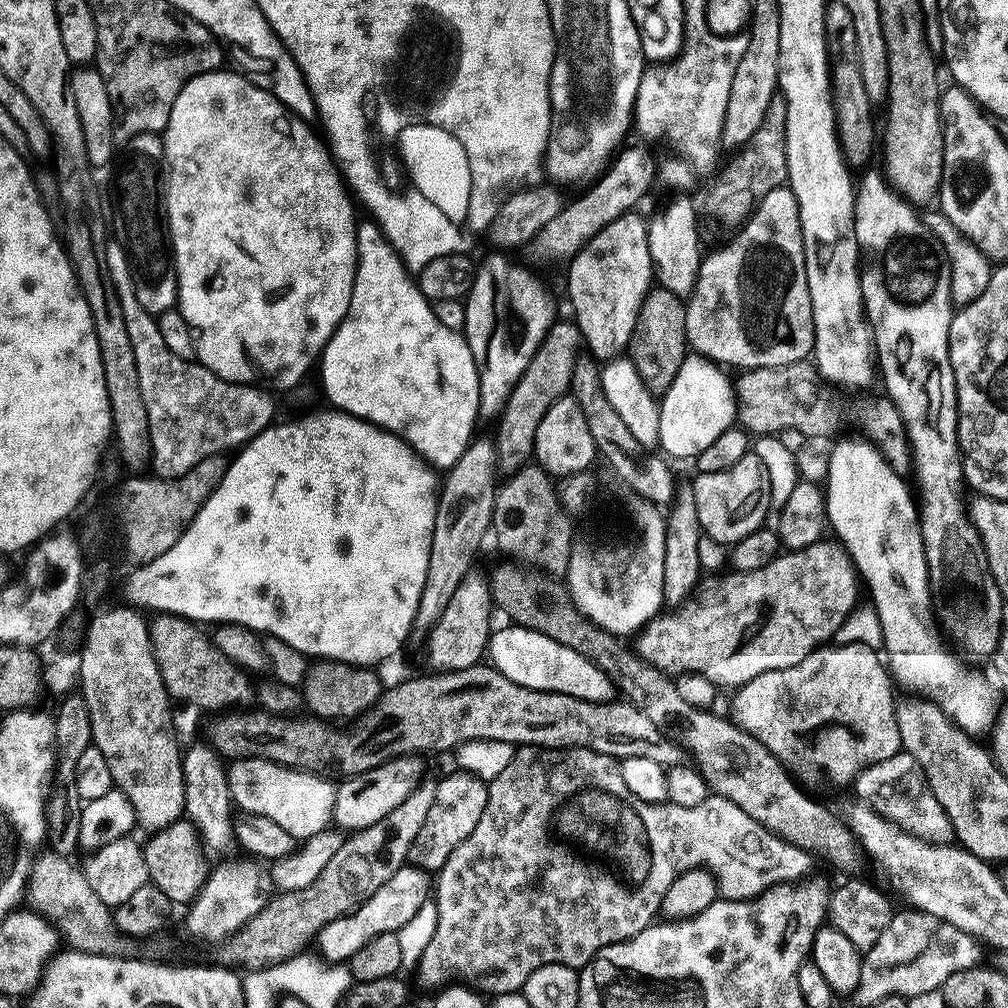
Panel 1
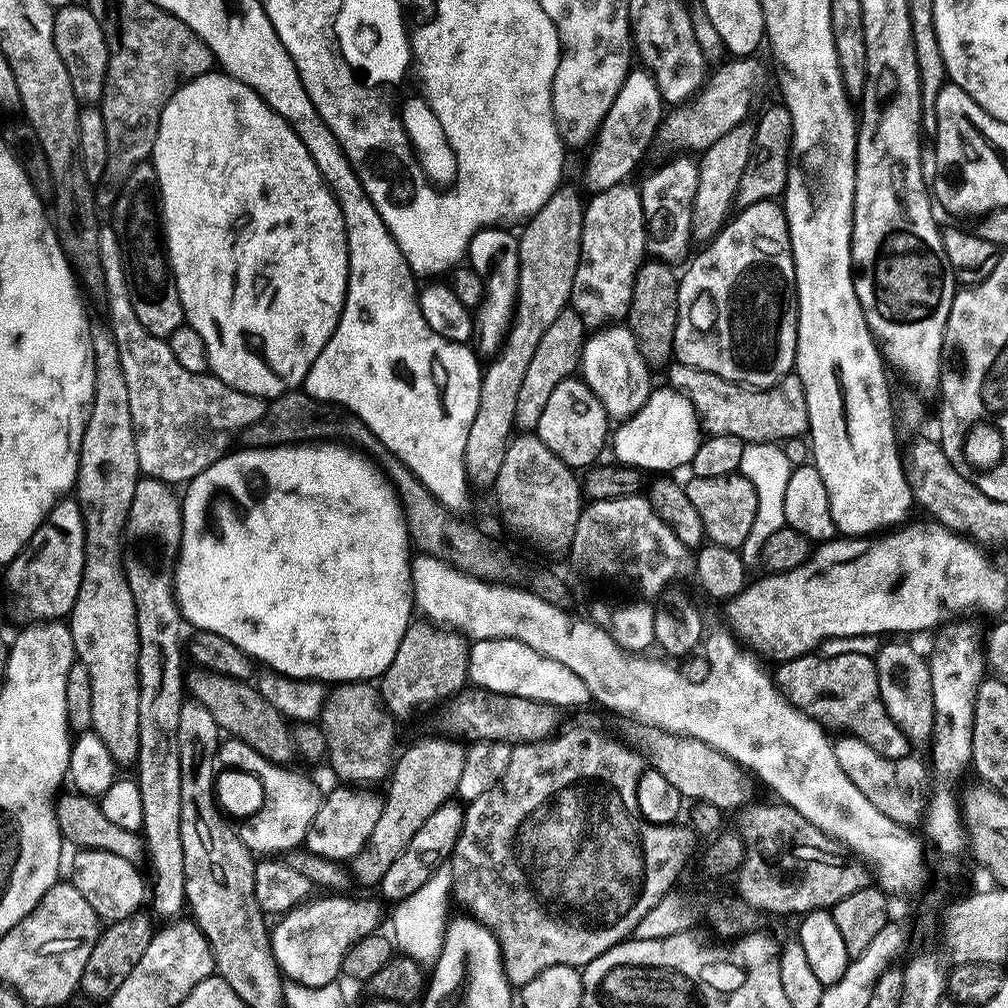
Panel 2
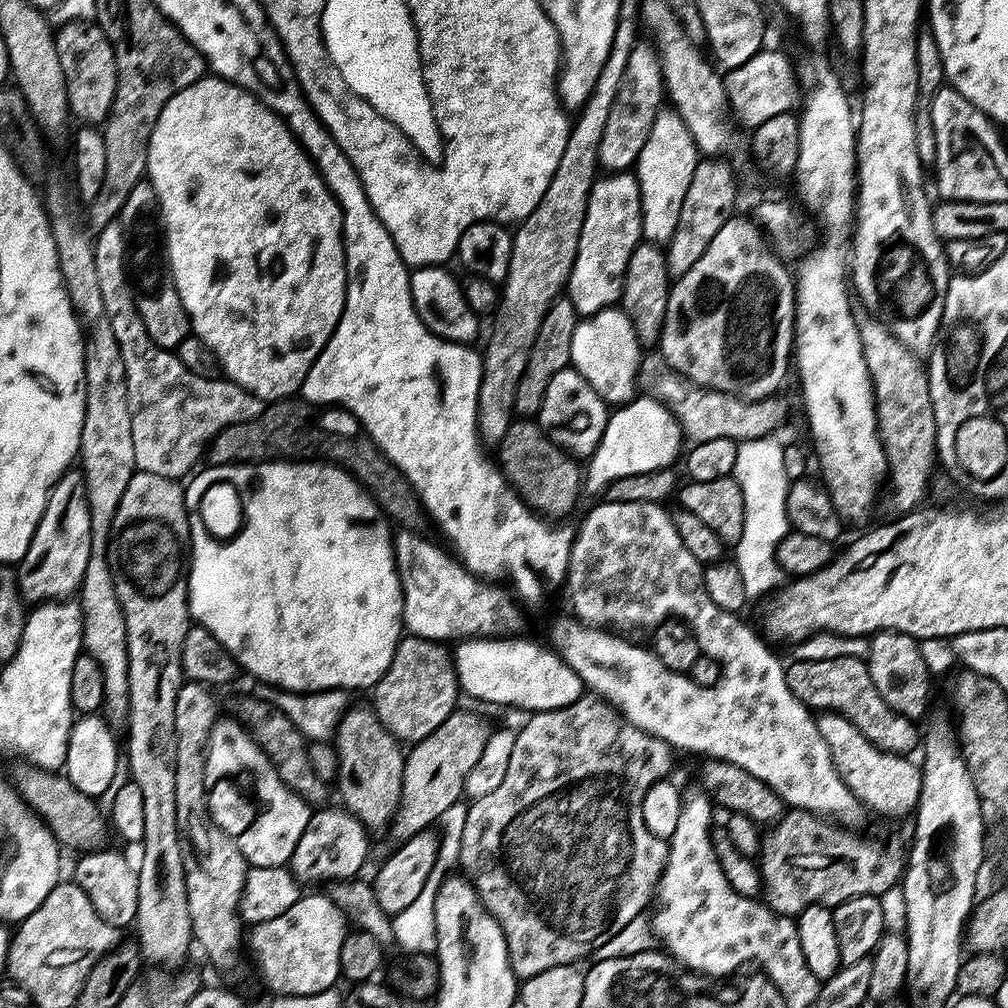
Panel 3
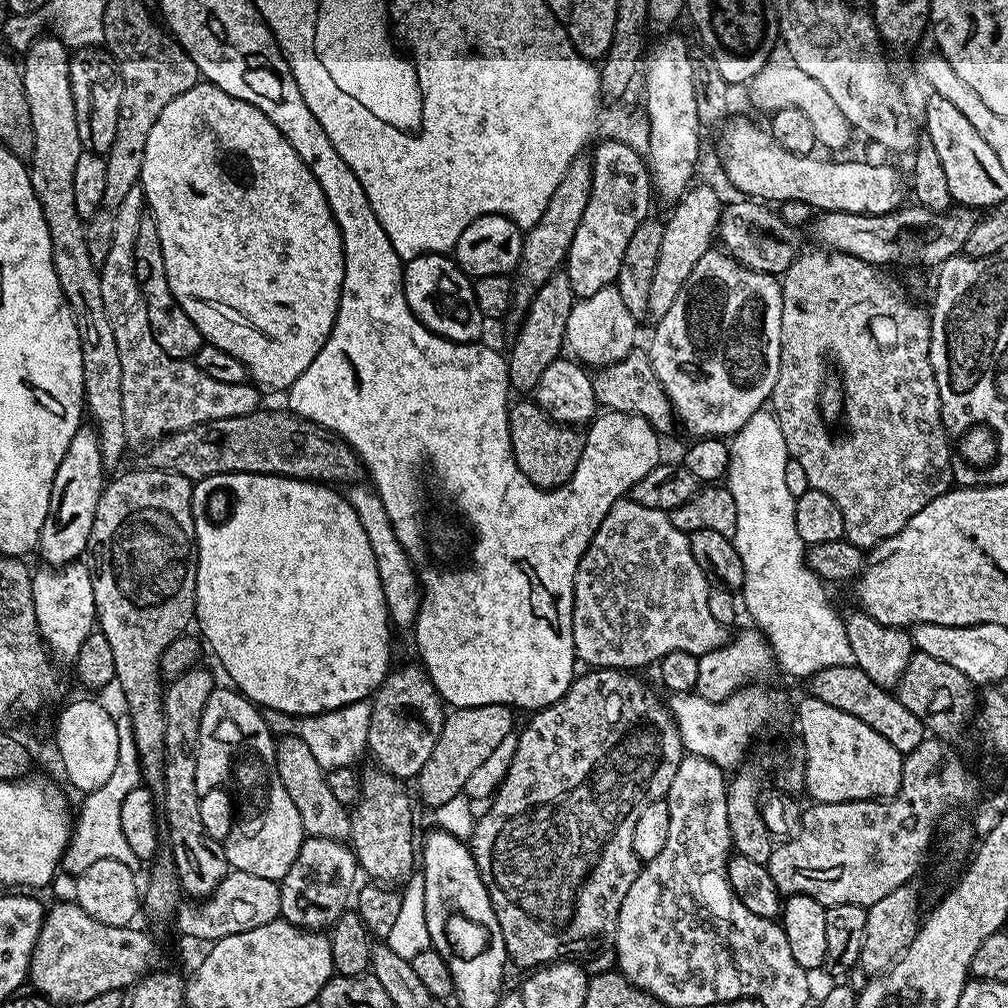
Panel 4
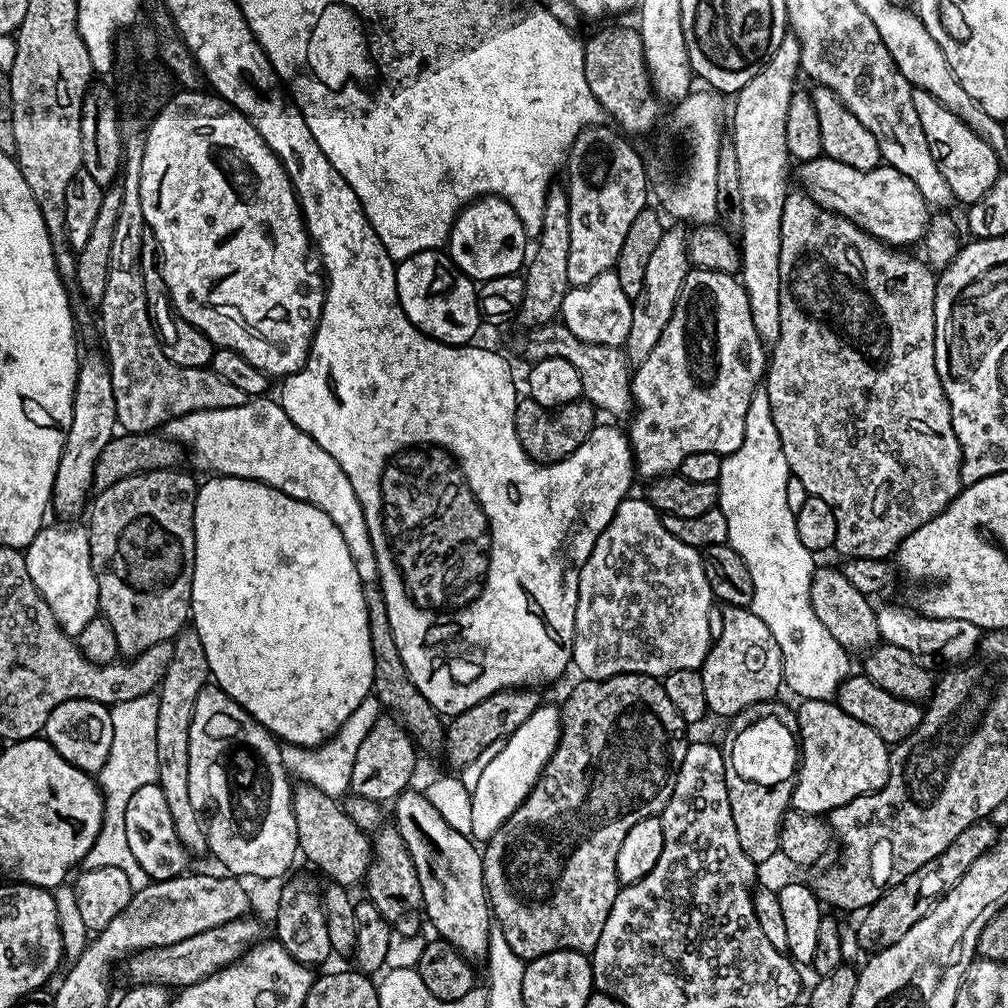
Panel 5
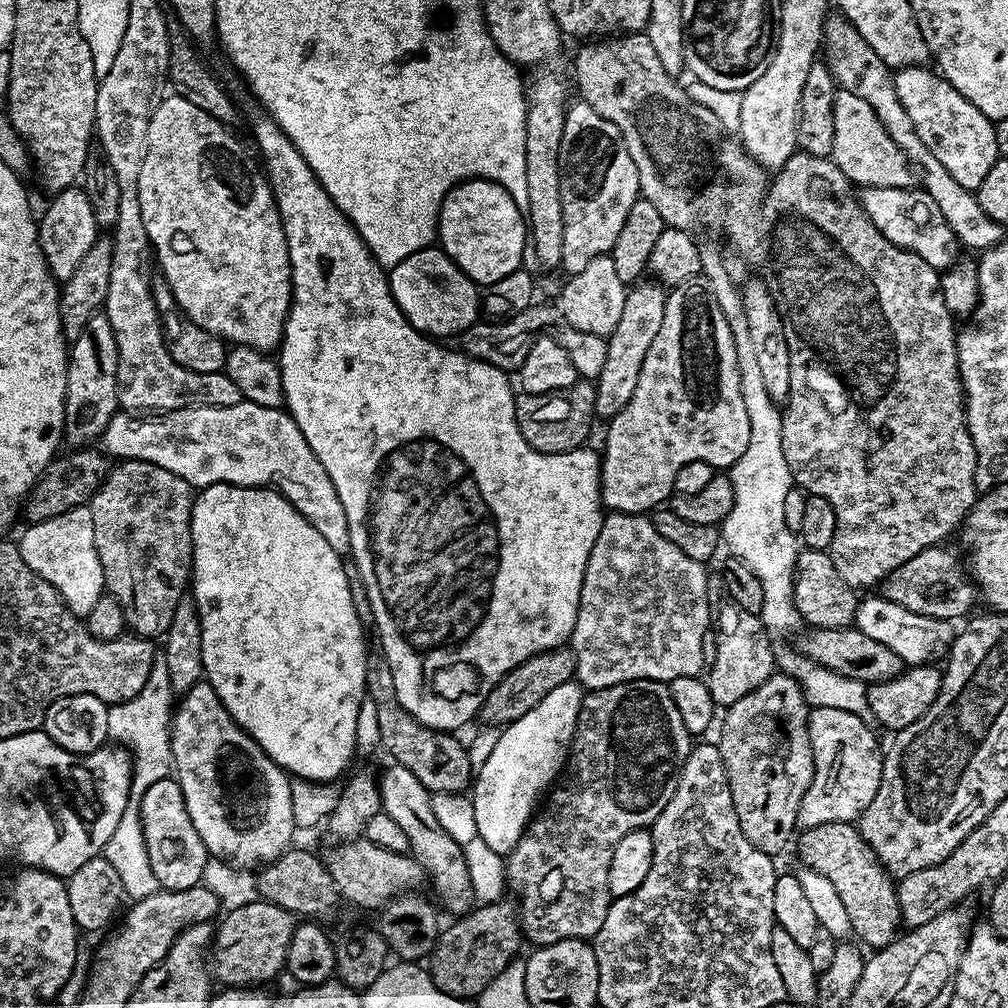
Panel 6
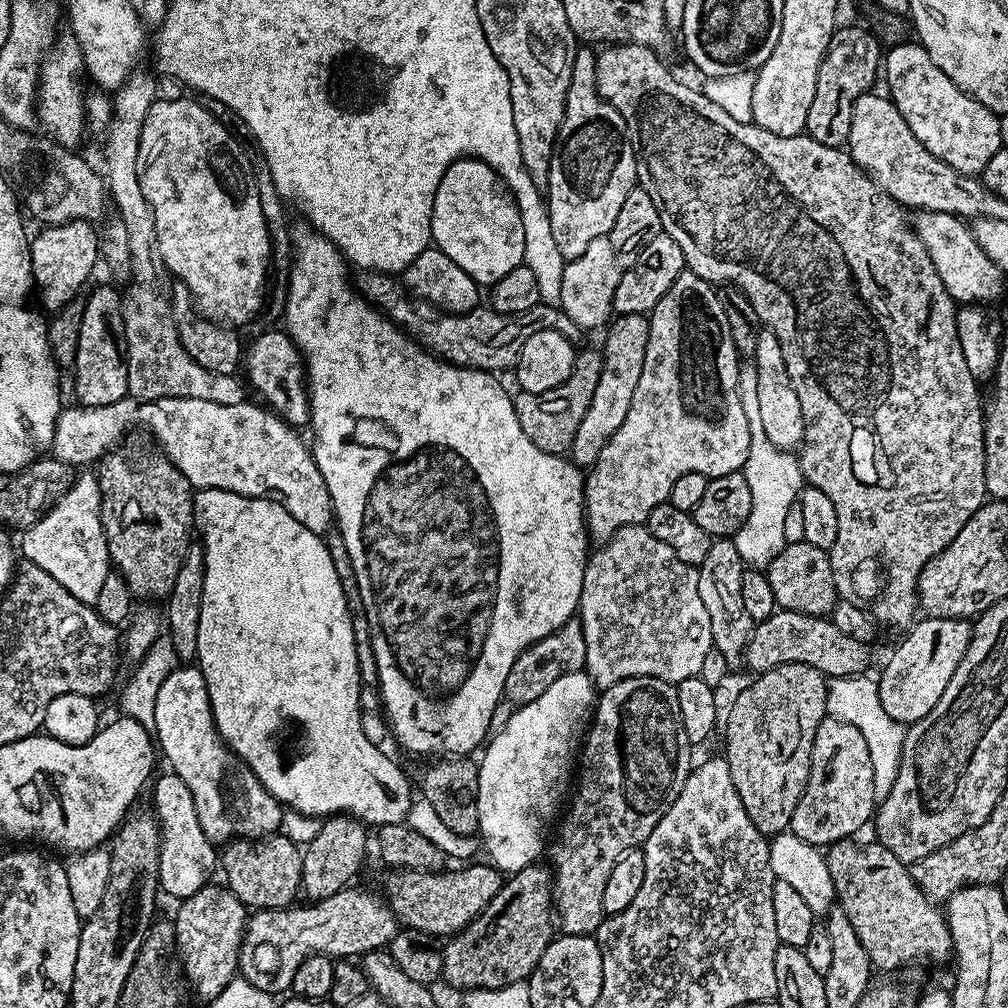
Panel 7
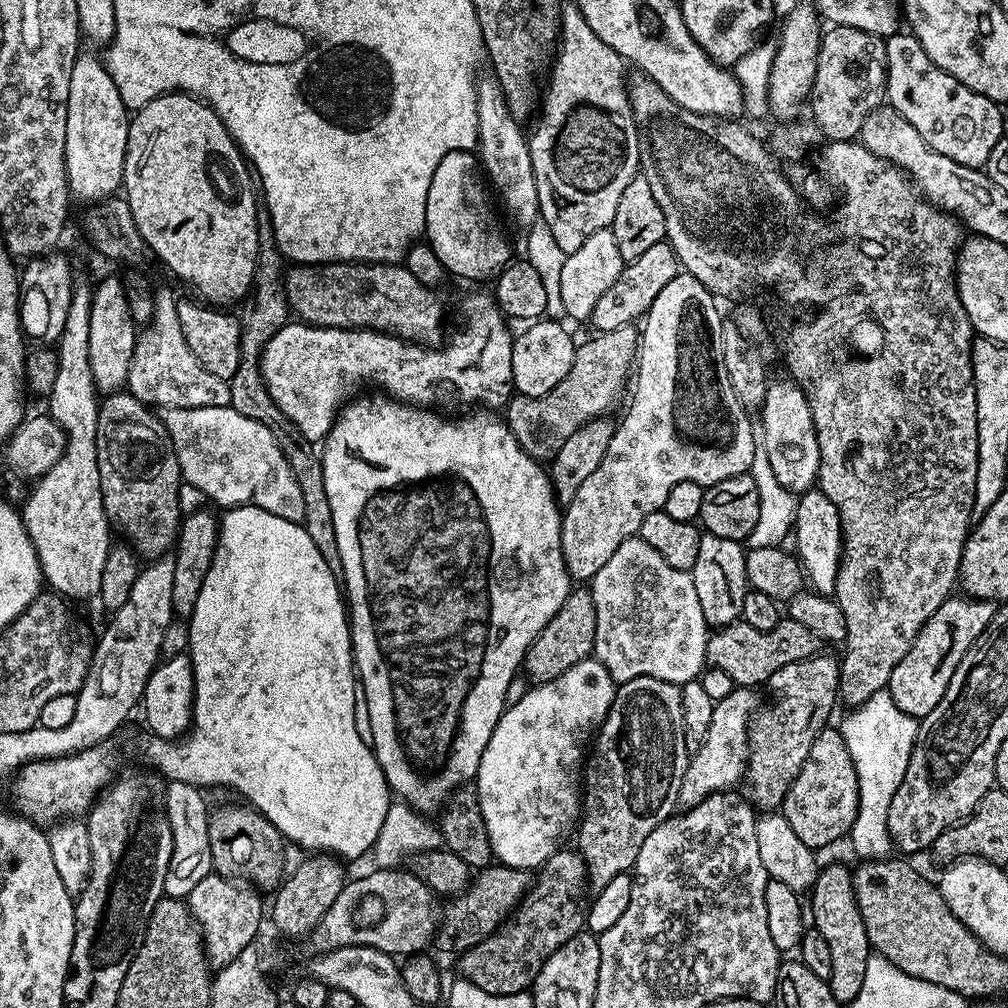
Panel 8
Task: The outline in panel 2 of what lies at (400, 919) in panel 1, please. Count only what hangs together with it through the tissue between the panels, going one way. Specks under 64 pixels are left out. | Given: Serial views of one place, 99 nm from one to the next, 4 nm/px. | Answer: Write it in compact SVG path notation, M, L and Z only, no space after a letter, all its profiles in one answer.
M334 896L330 900L320 900L317 904L311 904L287 913L281 919L284 921L277 928L271 929L270 939L276 965L280 967L281 973L289 981L290 979L297 980L295 982L297 985L307 988L321 988L333 983L337 979L336 975L338 977L341 975L344 956L353 944L357 944L363 936L373 935L379 929L376 927L380 924L380 908L372 900L347 900L344 896Z

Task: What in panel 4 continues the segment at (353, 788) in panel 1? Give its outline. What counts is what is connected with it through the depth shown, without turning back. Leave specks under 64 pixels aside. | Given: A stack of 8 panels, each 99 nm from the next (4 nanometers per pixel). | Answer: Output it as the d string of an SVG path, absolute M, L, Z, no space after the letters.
M308 836L298 850L298 858L294 858L294 866L290 866L280 884L280 916L299 928L331 929L345 911L344 903L349 903L356 872L358 876L356 854L347 843Z

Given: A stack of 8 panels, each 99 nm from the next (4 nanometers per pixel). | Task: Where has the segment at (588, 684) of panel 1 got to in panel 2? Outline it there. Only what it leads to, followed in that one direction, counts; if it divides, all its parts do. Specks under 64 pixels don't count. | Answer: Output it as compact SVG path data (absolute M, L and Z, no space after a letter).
M477 640L471 645L468 656L468 679L479 688L491 692L514 694L531 700L555 704L562 710L589 703L590 695L586 682L562 664L547 660L517 640Z

